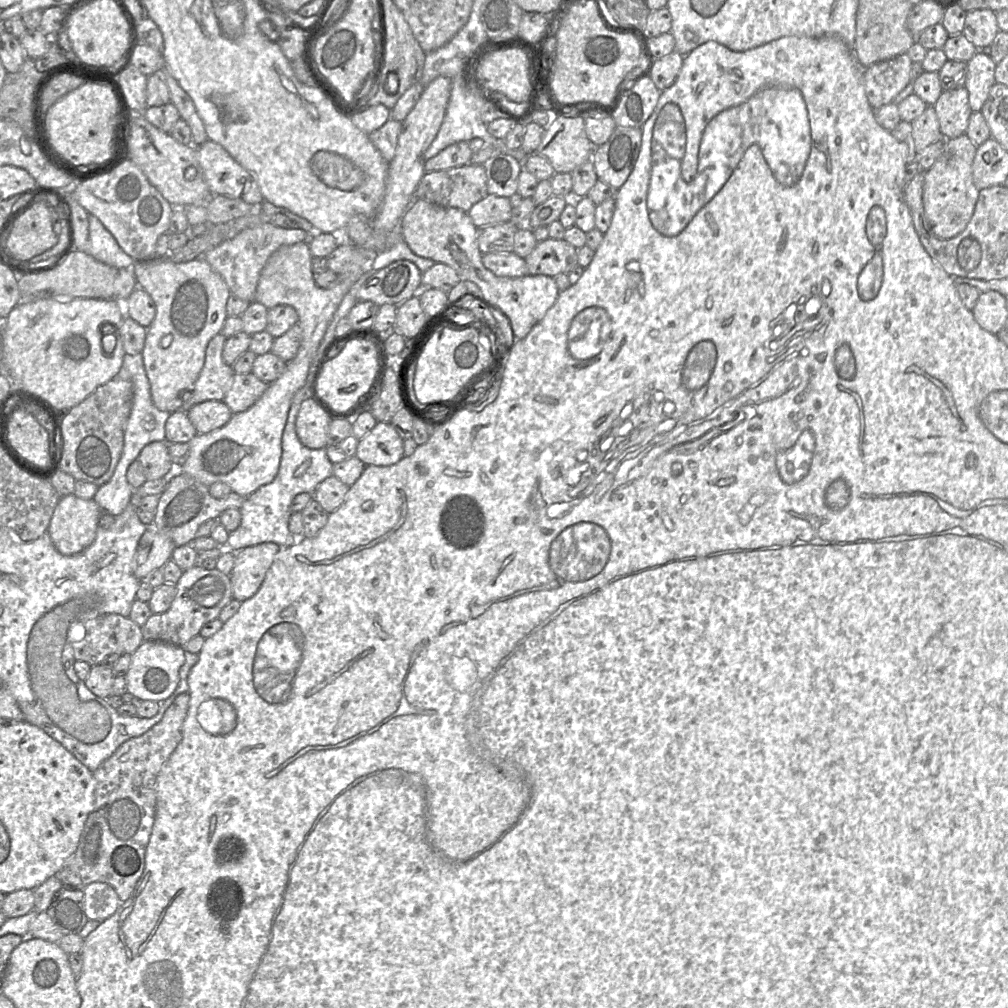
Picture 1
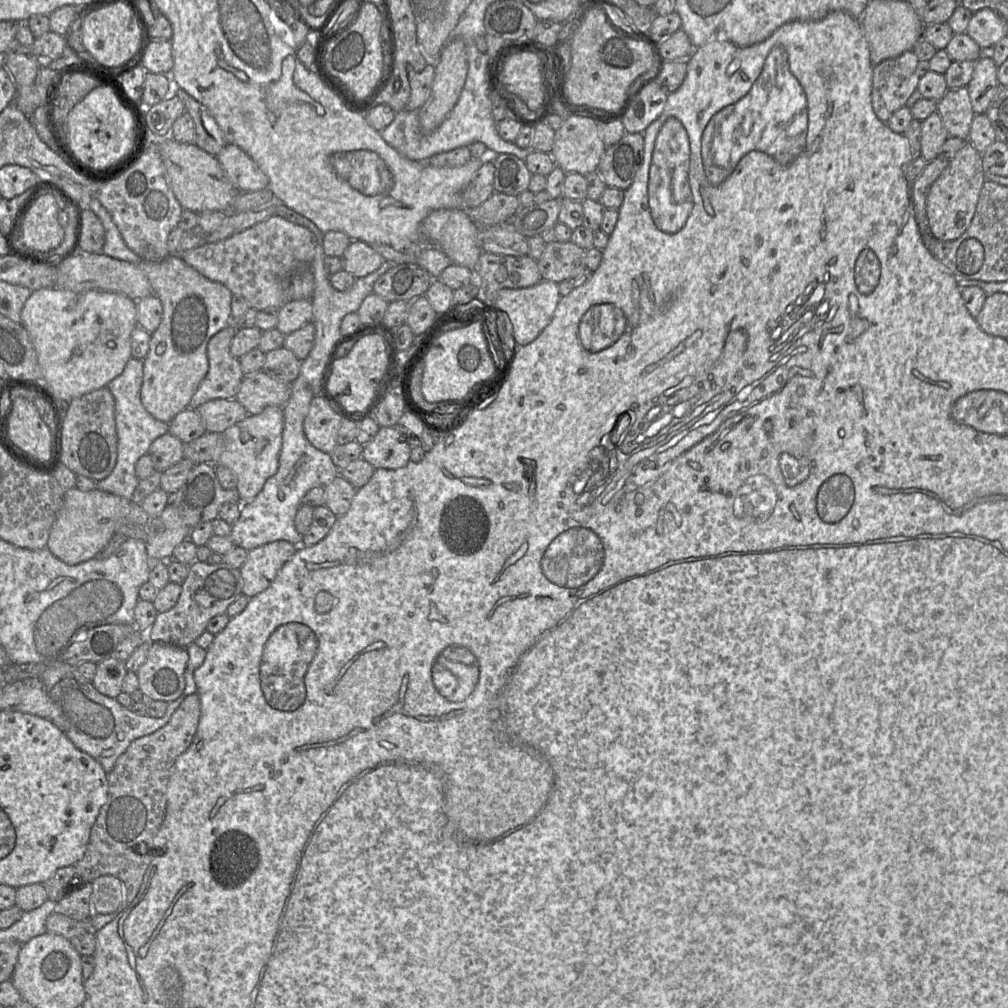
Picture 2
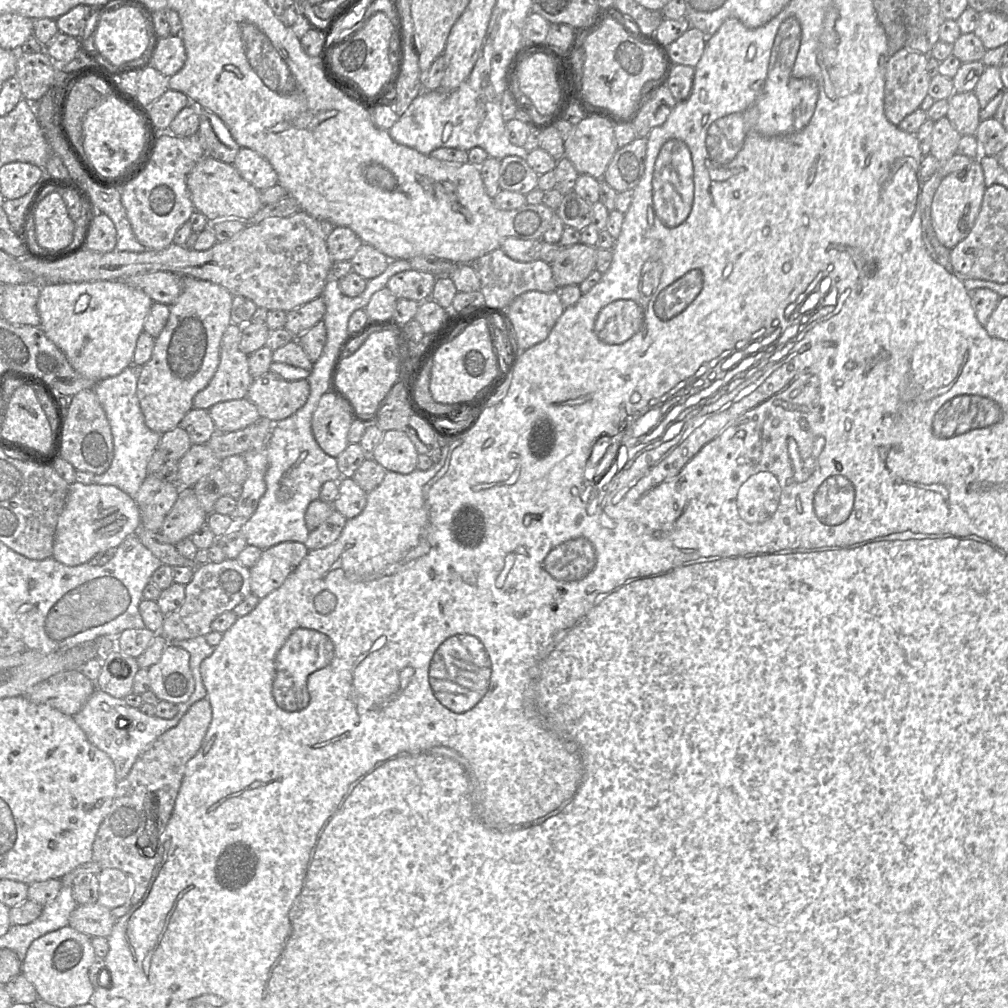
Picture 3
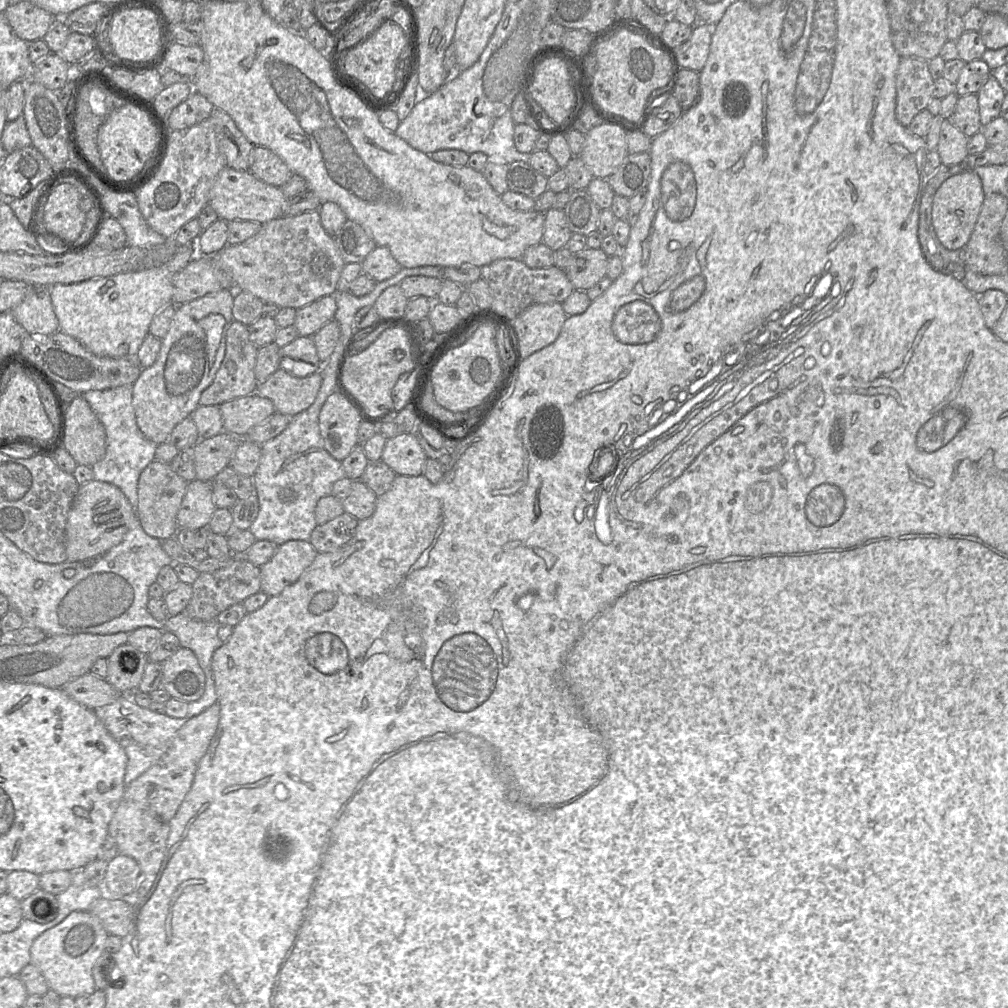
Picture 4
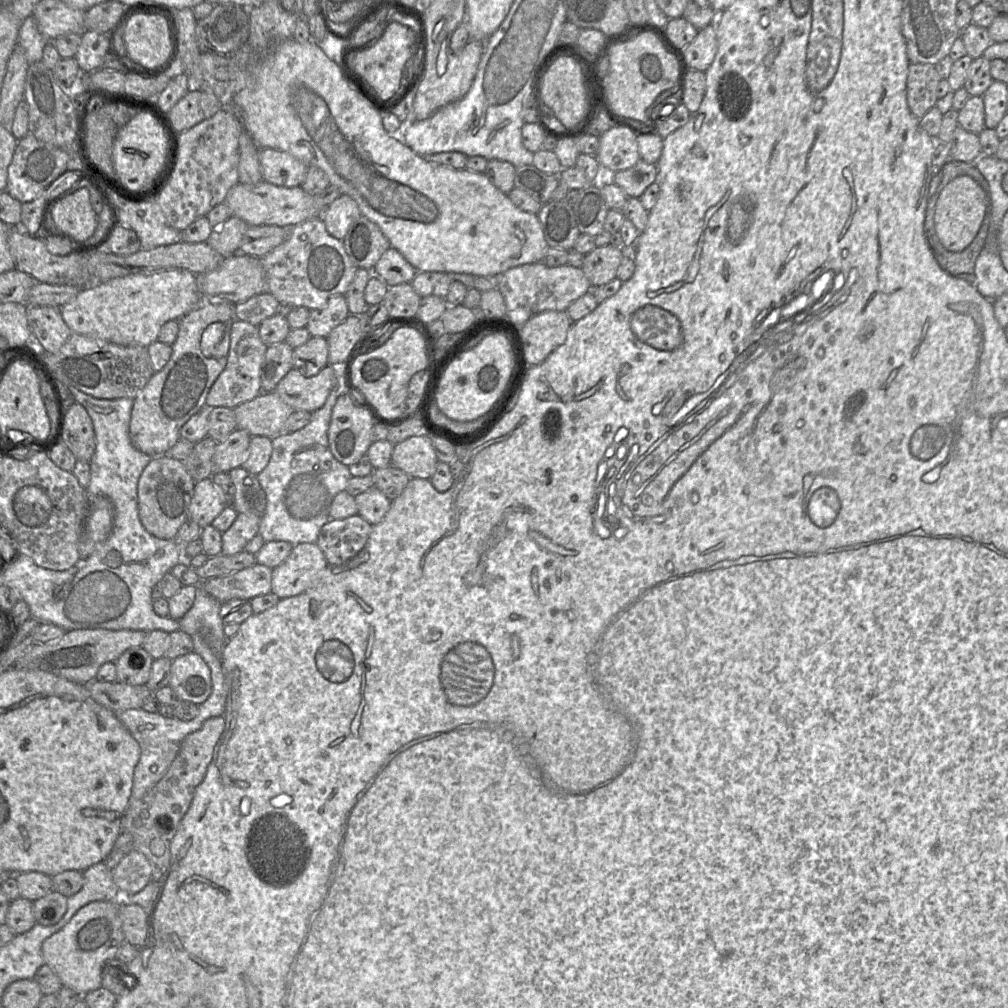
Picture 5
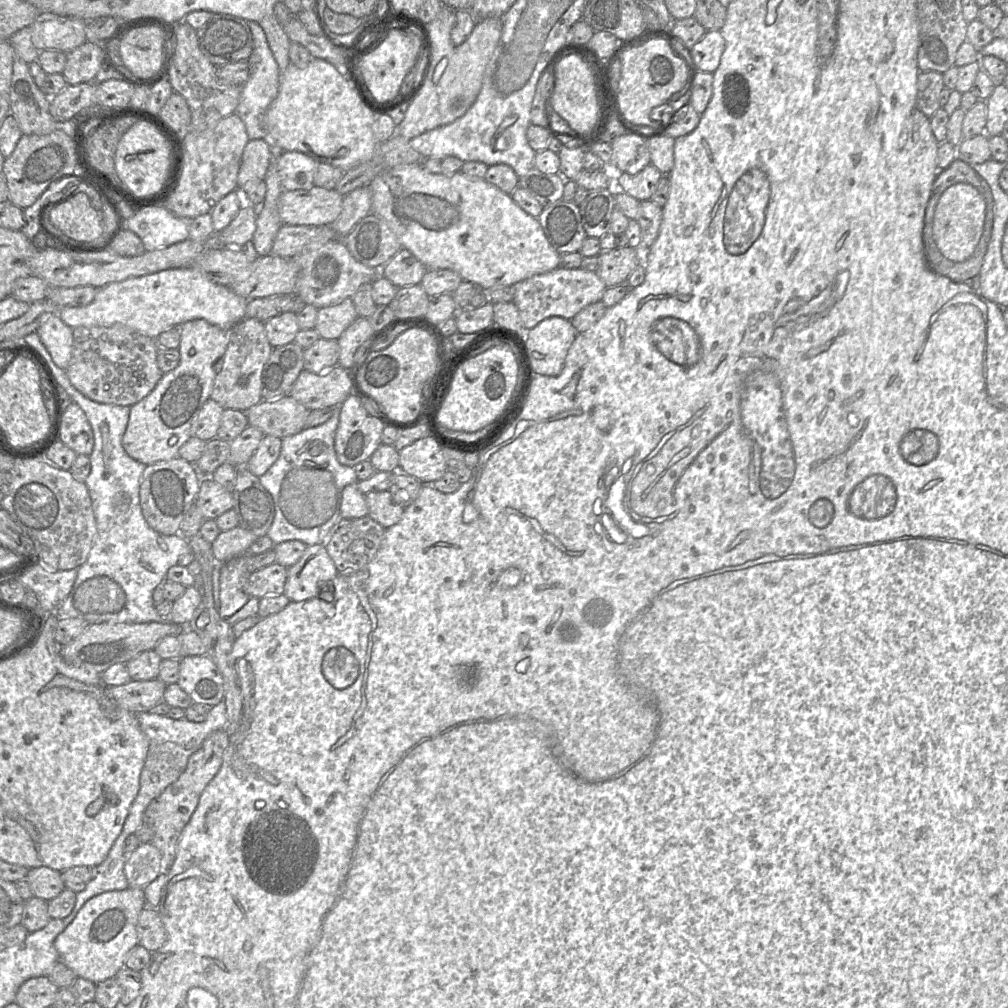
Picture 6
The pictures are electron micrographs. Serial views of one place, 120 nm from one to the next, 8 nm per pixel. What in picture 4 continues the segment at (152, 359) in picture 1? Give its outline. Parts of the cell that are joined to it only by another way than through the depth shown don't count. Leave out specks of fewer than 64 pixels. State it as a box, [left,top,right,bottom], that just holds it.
[132,289,237,444]

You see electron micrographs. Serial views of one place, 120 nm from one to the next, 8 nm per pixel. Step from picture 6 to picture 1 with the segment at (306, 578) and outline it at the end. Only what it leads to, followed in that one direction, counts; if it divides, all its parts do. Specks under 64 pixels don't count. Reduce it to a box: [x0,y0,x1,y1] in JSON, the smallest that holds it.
[229,542,281,602]

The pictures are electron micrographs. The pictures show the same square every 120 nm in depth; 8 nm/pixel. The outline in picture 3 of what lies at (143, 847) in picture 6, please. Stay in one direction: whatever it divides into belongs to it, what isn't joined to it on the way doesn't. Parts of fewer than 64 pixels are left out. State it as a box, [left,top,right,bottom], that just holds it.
[97,868,132,909]

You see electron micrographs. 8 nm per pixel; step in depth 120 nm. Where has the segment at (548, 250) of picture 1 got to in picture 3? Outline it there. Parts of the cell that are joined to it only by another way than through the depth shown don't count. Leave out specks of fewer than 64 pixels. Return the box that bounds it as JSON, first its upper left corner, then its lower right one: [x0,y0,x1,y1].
[549,243,599,288]

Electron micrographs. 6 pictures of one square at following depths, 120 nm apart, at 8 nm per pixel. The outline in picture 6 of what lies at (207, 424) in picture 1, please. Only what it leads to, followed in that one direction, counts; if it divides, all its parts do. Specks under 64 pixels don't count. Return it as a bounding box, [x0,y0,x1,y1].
[245,395,310,439]

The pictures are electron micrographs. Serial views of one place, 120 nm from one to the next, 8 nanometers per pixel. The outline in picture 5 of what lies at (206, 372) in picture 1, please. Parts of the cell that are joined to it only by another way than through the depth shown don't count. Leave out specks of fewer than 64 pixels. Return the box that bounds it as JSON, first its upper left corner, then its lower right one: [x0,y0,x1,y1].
[206,320,268,408]

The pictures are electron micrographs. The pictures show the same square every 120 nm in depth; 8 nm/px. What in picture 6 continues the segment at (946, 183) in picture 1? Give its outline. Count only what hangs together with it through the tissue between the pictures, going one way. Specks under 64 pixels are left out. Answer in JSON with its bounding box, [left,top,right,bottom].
[933,183,985,262]

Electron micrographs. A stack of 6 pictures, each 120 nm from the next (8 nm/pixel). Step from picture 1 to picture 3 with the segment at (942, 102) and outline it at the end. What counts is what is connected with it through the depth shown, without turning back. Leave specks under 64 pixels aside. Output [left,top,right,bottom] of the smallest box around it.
[946,92,980,136]

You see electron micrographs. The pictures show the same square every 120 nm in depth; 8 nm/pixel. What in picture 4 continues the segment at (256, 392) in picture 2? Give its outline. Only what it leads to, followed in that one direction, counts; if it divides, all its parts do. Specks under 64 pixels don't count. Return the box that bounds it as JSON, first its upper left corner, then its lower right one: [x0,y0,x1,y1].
[256,368,321,416]

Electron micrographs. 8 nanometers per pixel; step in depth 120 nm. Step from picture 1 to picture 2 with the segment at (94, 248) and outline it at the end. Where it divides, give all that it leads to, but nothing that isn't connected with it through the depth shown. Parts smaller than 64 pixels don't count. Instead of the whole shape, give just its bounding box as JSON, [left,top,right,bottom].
[84,198,141,263]

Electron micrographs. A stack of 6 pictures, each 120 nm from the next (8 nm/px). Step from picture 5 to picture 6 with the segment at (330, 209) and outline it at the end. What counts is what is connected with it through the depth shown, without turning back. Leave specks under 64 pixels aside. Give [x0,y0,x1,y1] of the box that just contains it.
[331,186,372,238]

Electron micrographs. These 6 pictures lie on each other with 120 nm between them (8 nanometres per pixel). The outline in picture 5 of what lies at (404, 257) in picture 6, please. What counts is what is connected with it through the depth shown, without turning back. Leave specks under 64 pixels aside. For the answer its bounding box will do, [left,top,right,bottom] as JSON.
[372,247,419,286]

